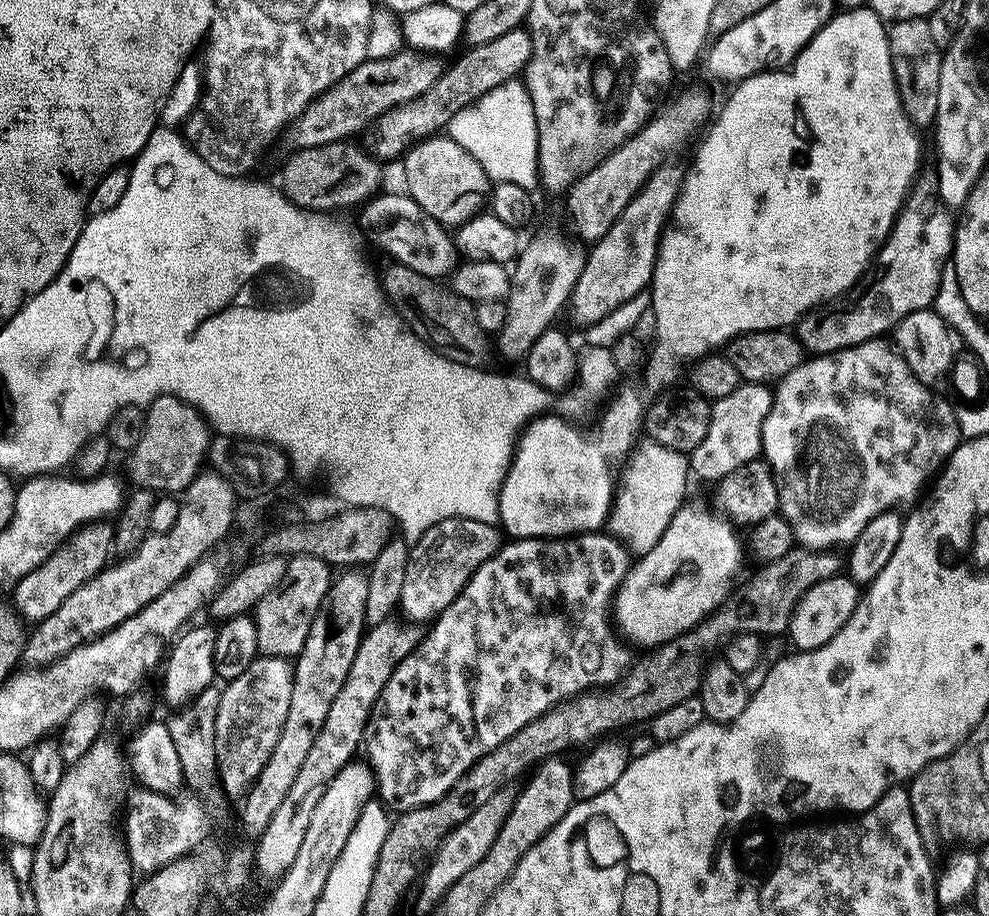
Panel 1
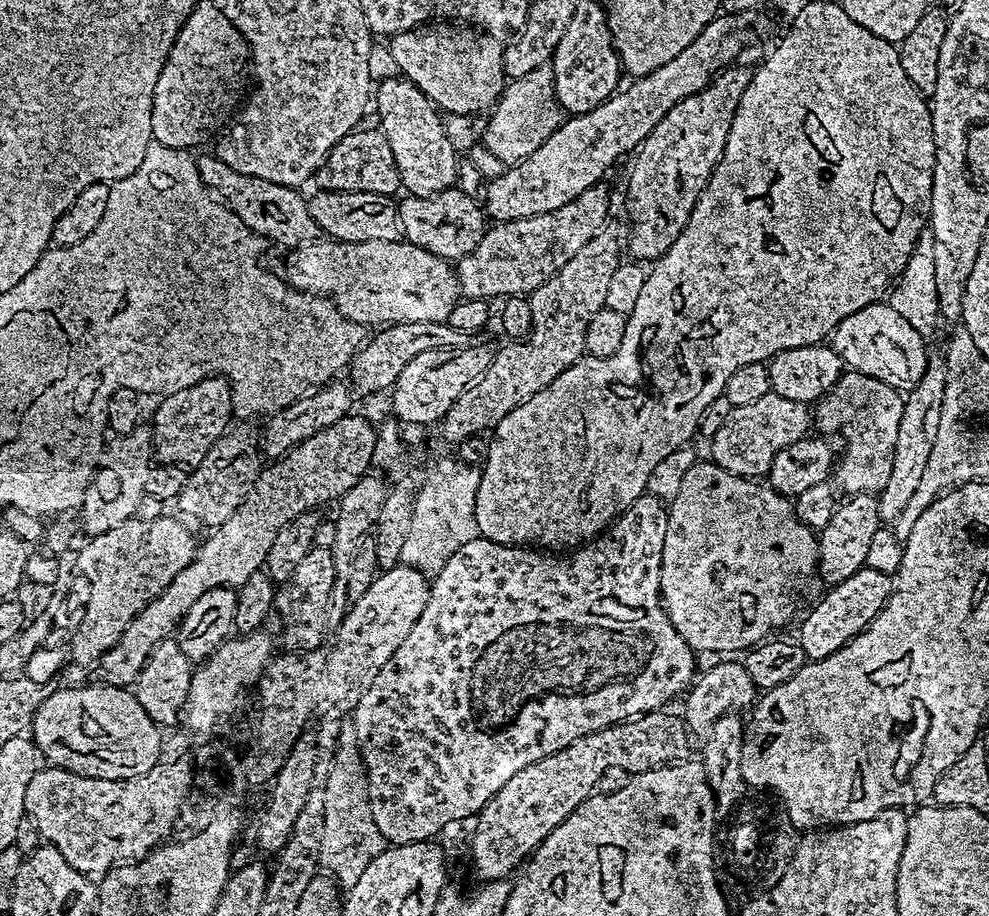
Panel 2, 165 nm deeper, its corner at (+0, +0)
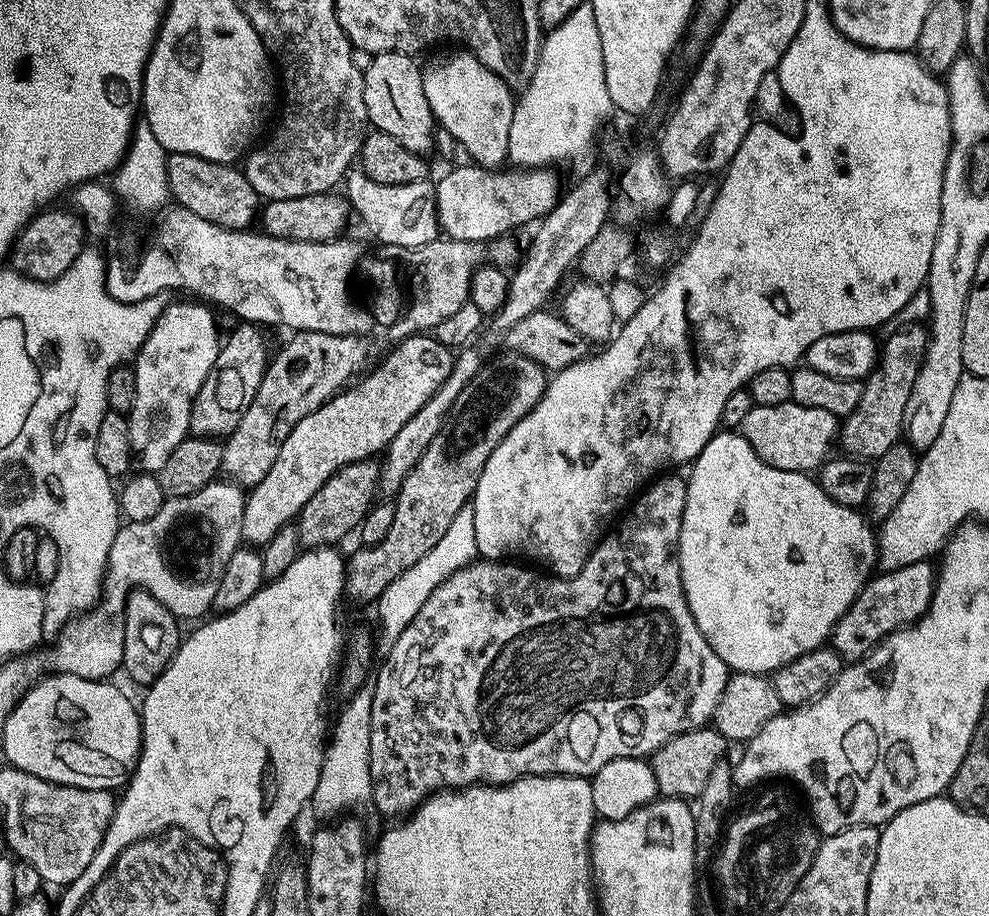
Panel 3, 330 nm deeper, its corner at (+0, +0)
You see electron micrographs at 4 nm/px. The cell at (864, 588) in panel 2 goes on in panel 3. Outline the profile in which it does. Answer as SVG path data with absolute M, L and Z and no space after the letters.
M927 560L902 566L902 570L881 571L873 575L858 598L854 598L850 610L846 610L834 626L830 647L839 654L845 665L865 660L891 632L915 624L928 611L932 605L932 595L936 592L937 575L937 569Z

